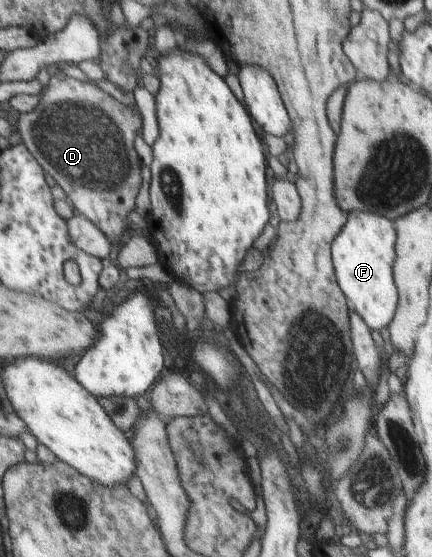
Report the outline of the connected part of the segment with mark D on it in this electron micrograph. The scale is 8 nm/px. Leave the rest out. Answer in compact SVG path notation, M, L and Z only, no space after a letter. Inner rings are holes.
M58 72L51 77L46 91L40 100L40 106L32 112L21 112L16 119L16 129L22 136L22 142L28 146L30 152L38 159L38 162L44 167L46 173L52 174L55 182L65 191L65 194L69 198L69 204L72 205L75 214L85 215L89 218L110 238L110 240L118 240L120 234L124 234L124 230L128 228L128 214L136 208L136 196L138 196L138 190L140 190L140 184L142 184L142 164L140 162L140 156L138 156L138 146L134 146L136 142L136 136L142 128L142 114L136 106L126 106L122 104L120 100L116 100L110 90L106 90L106 86L102 86L102 82L81 82L74 78Z

